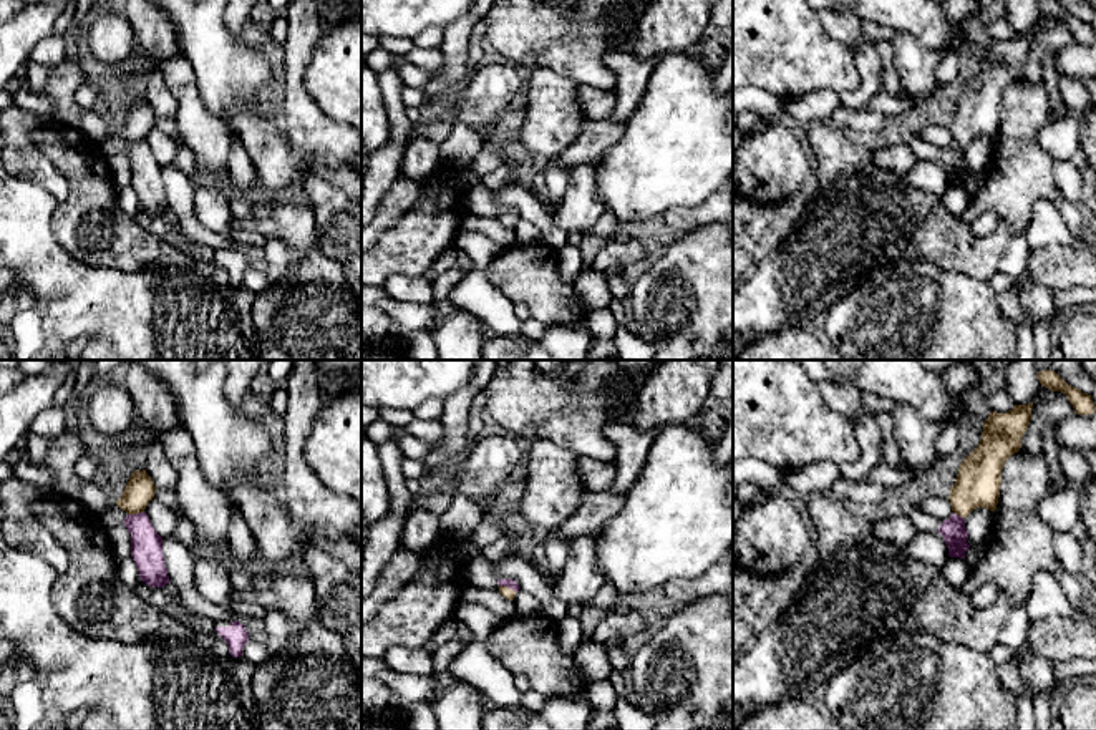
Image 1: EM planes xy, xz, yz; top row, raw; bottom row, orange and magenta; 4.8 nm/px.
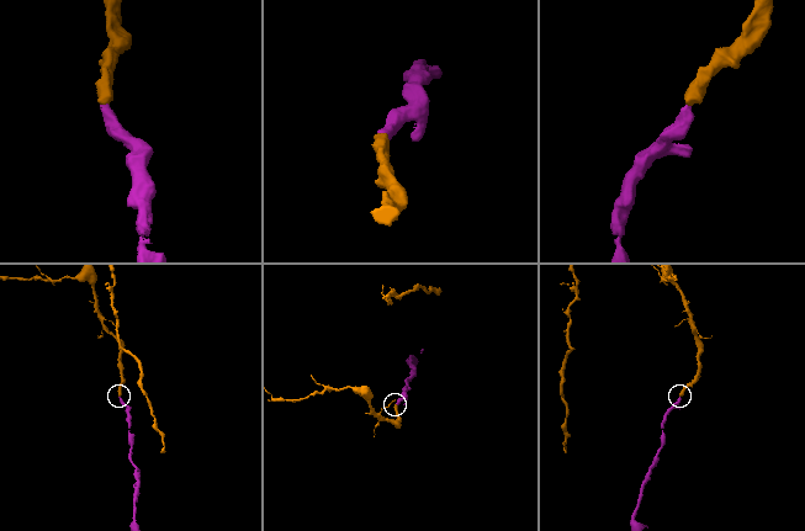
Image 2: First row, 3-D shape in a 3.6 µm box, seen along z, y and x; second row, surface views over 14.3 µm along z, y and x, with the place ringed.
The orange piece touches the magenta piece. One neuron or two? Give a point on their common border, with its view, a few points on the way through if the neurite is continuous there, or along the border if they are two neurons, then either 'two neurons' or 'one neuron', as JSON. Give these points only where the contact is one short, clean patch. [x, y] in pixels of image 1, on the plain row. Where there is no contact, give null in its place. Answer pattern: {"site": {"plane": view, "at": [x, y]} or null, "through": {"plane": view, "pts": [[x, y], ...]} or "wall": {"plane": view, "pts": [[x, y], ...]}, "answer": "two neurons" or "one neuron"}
{"site": {"plane": "xy", "at": [135, 141]}, "through": {"plane": "xy", "pts": [[140, 118], [135, 126], [135, 141], [146, 175]]}, "answer": "one neuron"}

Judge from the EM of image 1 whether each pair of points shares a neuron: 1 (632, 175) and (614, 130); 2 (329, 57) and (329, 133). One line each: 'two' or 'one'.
1: two
2: two

